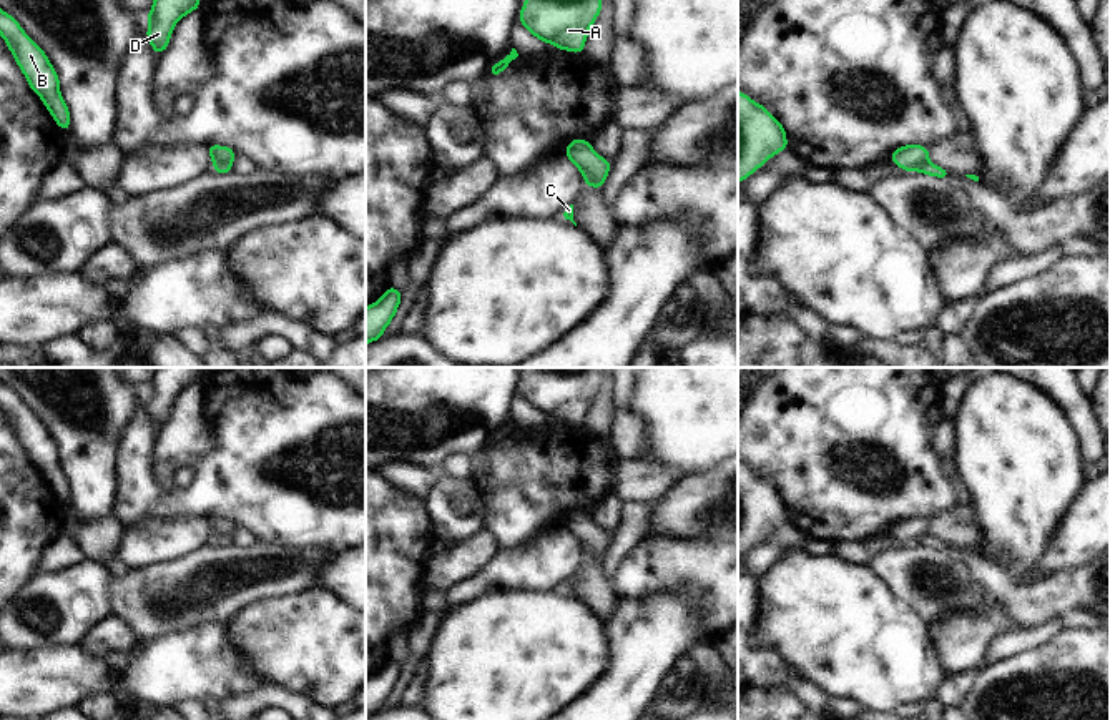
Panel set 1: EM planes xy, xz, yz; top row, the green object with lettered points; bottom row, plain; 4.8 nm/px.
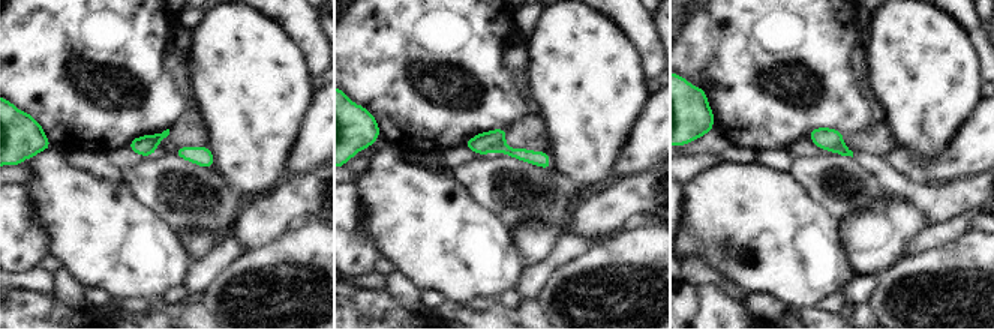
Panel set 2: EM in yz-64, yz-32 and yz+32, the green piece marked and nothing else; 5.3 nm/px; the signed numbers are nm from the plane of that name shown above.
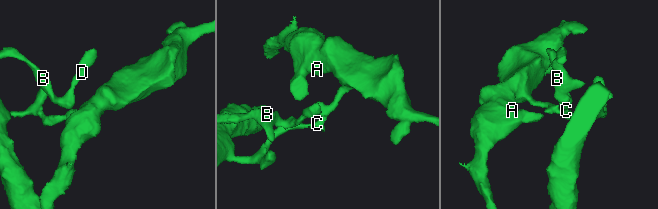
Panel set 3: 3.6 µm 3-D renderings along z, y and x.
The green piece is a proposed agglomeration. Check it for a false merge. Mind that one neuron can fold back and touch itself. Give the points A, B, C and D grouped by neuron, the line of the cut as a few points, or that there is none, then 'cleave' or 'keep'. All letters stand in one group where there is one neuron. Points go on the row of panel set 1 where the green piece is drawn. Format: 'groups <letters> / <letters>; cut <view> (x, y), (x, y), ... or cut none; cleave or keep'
groups A / B C D; cut xy (230, 162), (215, 163); cleave

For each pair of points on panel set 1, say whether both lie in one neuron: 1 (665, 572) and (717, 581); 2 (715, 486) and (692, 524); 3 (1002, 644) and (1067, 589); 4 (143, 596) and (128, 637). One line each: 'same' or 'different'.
1: same
2: same
3: different
4: different

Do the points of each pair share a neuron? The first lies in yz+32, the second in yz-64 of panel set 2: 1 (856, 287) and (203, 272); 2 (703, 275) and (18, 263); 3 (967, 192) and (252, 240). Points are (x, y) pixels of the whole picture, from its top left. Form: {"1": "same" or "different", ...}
{"1": "same", "2": "same", "3": "same"}

